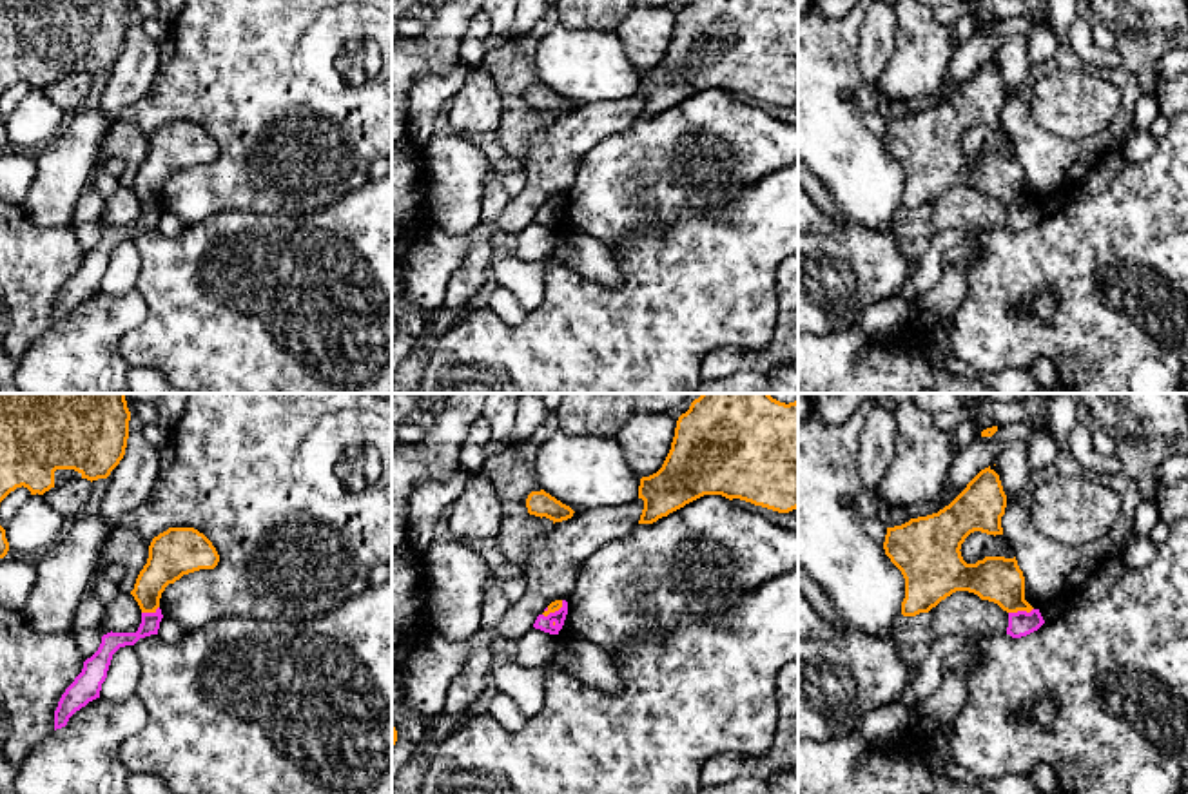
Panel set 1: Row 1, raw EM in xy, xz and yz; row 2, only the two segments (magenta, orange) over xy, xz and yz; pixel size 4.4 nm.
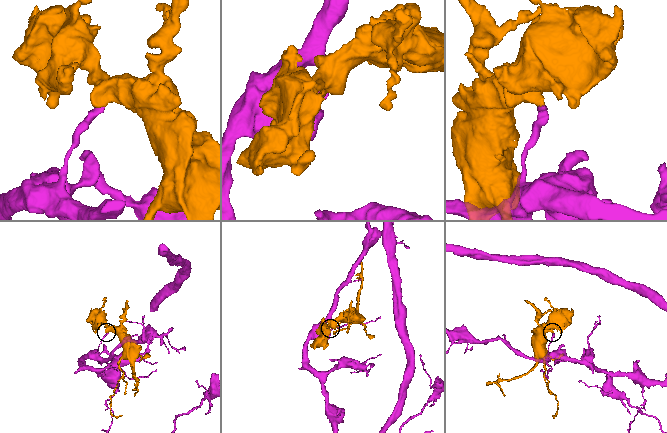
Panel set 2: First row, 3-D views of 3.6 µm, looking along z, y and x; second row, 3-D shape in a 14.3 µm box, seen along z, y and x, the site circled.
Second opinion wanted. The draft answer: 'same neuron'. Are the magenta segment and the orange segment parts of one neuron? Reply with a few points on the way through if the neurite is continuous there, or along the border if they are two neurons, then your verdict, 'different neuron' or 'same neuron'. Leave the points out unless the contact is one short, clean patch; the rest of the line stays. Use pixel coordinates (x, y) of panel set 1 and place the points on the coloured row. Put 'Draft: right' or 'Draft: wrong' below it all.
along yz (1032, 608), (1009, 613) | different neuron
Draft: wrong

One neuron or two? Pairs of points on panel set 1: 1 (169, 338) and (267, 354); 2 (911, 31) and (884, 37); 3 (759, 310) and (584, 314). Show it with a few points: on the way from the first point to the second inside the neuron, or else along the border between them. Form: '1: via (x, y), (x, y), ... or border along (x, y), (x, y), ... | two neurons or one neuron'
1: via (193, 347), (243, 347) | one neuron
2: border along (896, 19), (895, 49), (880, 75) | two neurons
3: via (715, 310), (628, 314) | one neuron

